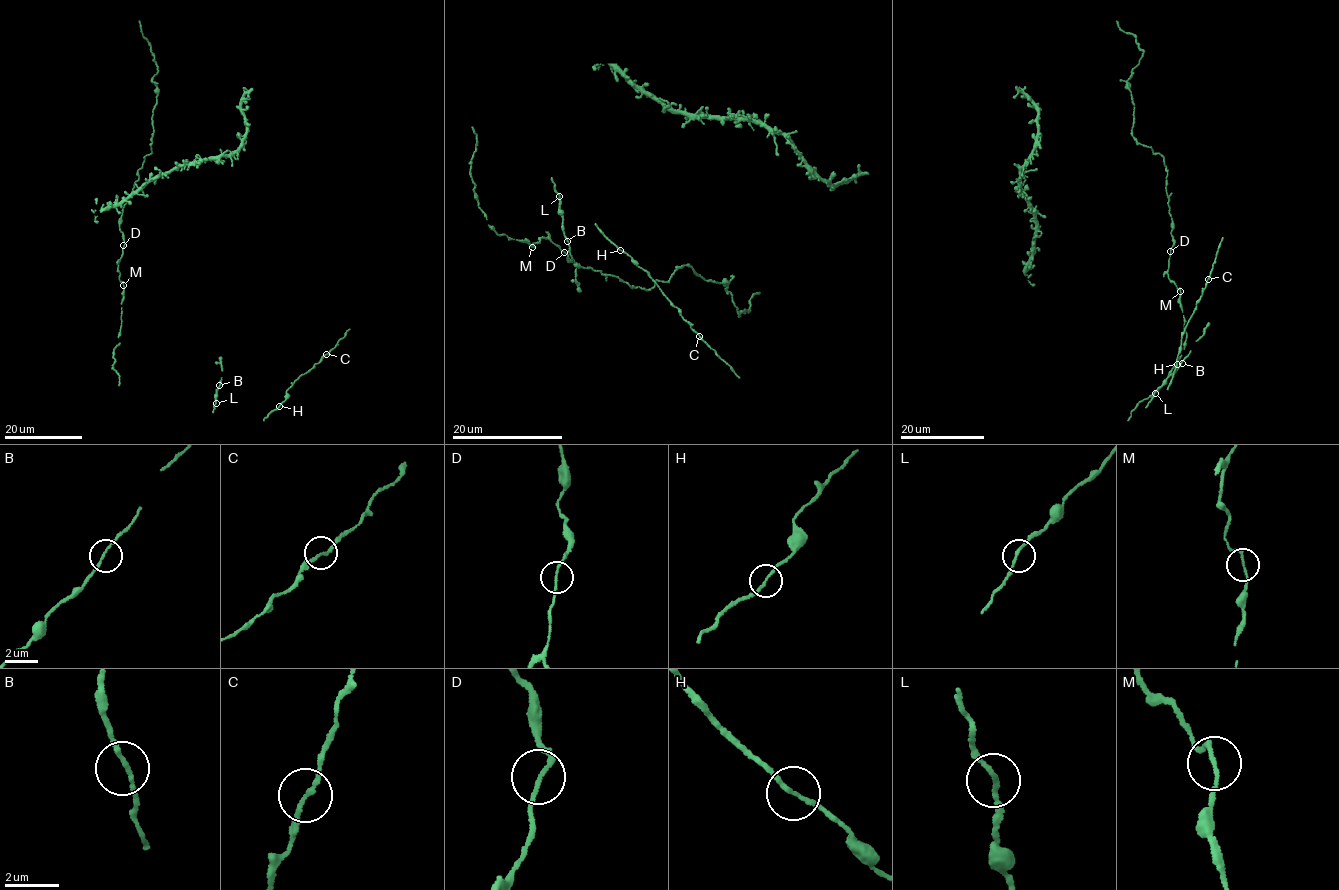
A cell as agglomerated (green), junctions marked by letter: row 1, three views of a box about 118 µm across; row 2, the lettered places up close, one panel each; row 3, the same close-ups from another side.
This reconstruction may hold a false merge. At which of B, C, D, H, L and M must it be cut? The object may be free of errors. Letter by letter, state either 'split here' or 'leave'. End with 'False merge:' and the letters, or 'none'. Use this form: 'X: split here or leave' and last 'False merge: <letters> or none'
B: leave
C: split here
D: leave
H: leave
L: leave
M: leave
False merge: C

